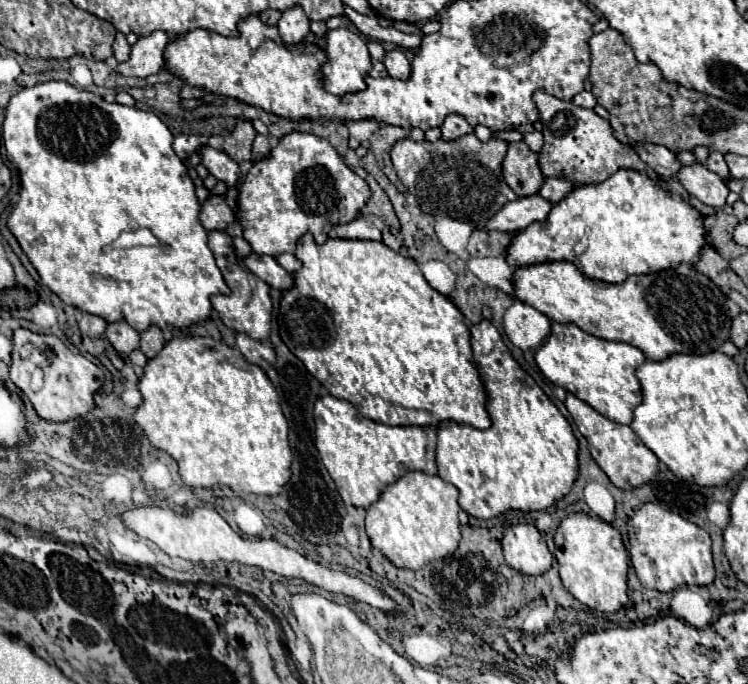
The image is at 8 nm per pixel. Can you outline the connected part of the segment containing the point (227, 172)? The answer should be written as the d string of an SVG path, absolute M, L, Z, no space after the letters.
M203 145L197 149L197 153L201 157L201 163L207 167L207 171L211 175L215 175L219 181L225 181L227 187L241 185L243 173L241 173L239 165L233 159L229 159L223 151L217 151L209 145Z

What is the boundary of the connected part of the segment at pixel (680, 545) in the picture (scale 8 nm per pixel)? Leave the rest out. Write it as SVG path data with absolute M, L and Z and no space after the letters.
M645 503L629 519L629 555L641 585L661 593L673 591L683 583L711 585L715 579L709 533L653 503Z

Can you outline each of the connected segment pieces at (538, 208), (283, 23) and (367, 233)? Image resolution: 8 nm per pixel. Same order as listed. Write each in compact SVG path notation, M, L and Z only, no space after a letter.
M529 195L529 197L519 197L507 205L503 205L485 225L477 225L477 229L485 231L521 231L523 227L545 219L547 213L551 211L553 203L545 201L539 195Z
M293 7L281 15L277 29L285 45L297 45L309 33L309 19L301 7Z
M357 217L355 221L347 225L333 227L329 233L331 239L371 239L371 241L381 241L381 231L365 217Z

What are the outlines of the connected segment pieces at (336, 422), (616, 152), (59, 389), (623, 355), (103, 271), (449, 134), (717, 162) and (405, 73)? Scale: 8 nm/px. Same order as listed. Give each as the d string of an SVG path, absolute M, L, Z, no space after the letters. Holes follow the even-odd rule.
M325 395L315 403L315 445L337 485L339 495L355 507L373 505L383 489L409 471L437 475L435 467L435 427L391 427L365 419L349 401Z
M545 91L533 93L533 103L539 111L539 121L543 123L545 143L539 151L539 169L545 177L567 179L571 183L601 183L617 169L635 169L639 173L647 173L653 181L663 183L663 179L649 169L637 155L631 145L623 145L615 139L613 129L607 119L599 117L593 109L583 109L573 105L571 101L557 99Z
M29 329L13 333L11 381L29 397L37 415L45 421L65 423L89 413L95 405L93 395L103 387L103 371L81 353L71 353L55 335L37 335Z
M553 323L549 339L535 353L535 361L543 375L551 379L555 385L567 389L581 401L589 403L607 419L621 425L631 425L633 411L643 401L641 383L635 377L637 367L645 363L645 355L641 349L627 343L593 337L571 323Z
M47 81L47 83L39 83L35 87L25 87L21 89L17 95L11 97L7 109L5 109L5 121L3 121L3 141L5 141L5 149L7 149L7 159L19 169L19 177L21 177L21 201L15 205L13 213L7 219L7 227L11 229L11 233L17 237L21 249L25 251L25 255L29 257L29 261L33 263L33 267L37 269L41 283L45 287L49 287L53 293L57 293L61 297L61 301L91 313L91 315L99 315L103 317L107 323L115 323L115 321L127 321L135 331L145 331L151 325L157 325L159 329L165 329L167 325L183 329L189 327L193 323L205 321L209 319L213 307L211 307L211 295L229 295L231 289L227 287L227 283L223 281L223 275L215 263L215 257L207 245L207 231L203 229L201 221L199 221L199 201L195 195L195 185L191 181L191 177L187 175L187 167L185 163L177 157L177 153L173 151L173 135L171 131L165 127L165 123L151 111L141 111L135 107L125 107L119 103L105 103L103 97L93 95L85 89L77 89L65 81ZM139 227L147 227L151 229L151 233L157 237L159 247L135 247L135 249L113 249L109 253L101 253L101 249L105 245L109 245L111 241L115 241L119 237L121 231L129 231L129 229L139 229Z
M449 115L445 119L445 123L441 125L441 137L445 141L451 141L451 139L457 139L457 137L463 137L467 133L473 133L473 127L461 117L461 115Z
M711 151L711 155L709 155L709 159L707 159L705 167L707 167L709 171L717 173L717 175L719 175L721 179L725 179L725 181L729 181L729 179L731 179L731 173L729 173L729 169L727 169L727 163L725 163L725 159L723 159L723 153Z
M401 49L389 51L385 55L385 61L383 63L385 63L385 67L387 67L387 71L389 71L391 77L401 79L401 81L407 81L409 79L409 75L411 75L411 63L407 61L407 57L405 57L405 53Z

